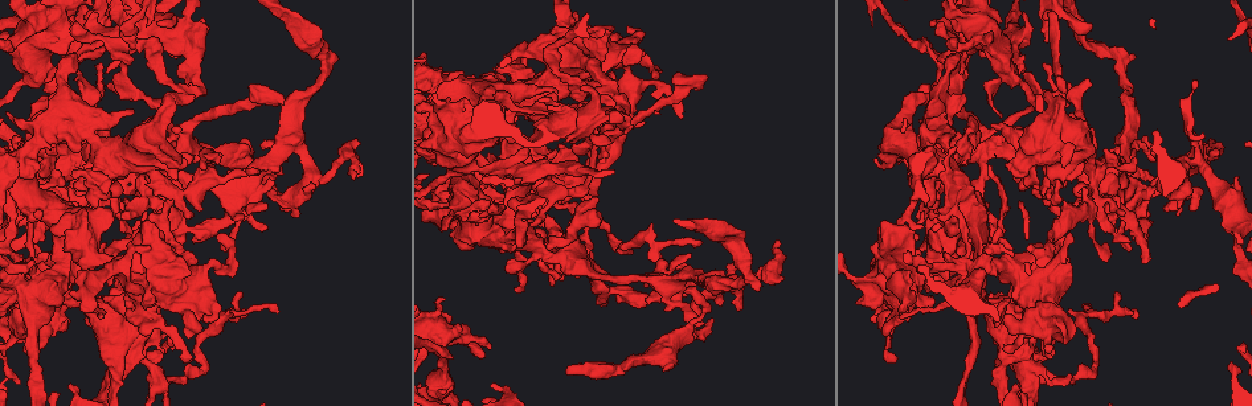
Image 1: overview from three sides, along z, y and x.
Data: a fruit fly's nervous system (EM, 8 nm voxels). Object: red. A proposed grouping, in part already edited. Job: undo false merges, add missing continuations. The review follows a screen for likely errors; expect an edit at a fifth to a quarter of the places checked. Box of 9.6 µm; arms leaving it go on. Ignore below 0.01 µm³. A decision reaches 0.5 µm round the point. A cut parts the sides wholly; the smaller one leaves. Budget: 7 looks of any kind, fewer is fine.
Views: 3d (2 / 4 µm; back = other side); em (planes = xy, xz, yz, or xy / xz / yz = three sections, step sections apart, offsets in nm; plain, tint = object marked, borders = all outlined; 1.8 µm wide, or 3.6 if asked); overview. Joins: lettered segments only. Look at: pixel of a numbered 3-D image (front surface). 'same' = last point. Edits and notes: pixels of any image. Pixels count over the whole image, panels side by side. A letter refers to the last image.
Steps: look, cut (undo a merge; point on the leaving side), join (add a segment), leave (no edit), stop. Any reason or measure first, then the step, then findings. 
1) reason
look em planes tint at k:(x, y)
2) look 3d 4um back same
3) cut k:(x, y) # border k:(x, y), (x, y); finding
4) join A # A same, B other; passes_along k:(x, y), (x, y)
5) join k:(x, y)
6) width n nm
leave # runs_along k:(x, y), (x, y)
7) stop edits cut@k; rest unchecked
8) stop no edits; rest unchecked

sudden change in width
look em xy step 8 borders at 1:(175, 327)

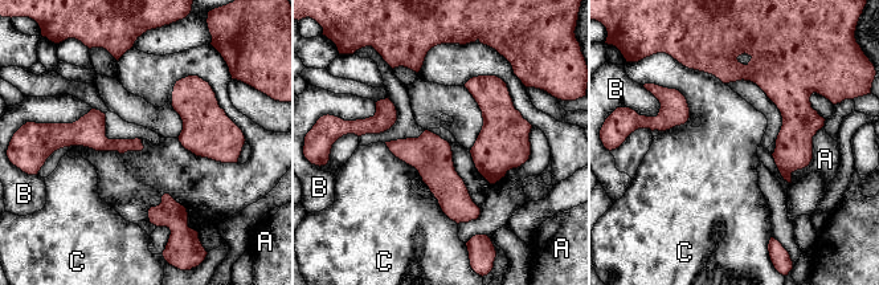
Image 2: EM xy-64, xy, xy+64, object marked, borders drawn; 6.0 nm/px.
leave # A other, B other, C other; border 2:(384, 143), (417, 171), (457, 224); continuous, no second neuron

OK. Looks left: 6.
thin arm on a thick one
look 3d 4um at 1:(59, 290)

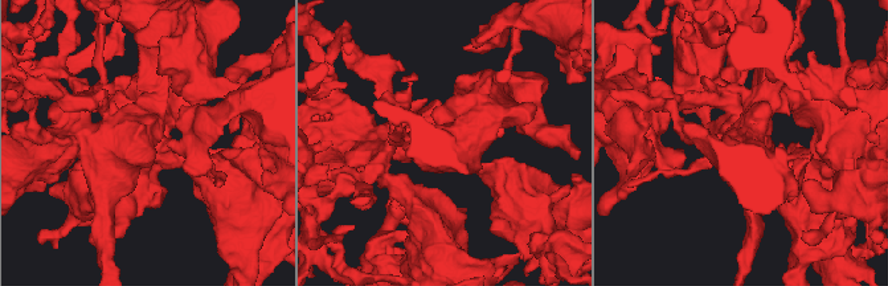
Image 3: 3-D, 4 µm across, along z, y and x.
look em 3.6um planes tint at 3:(149, 139)

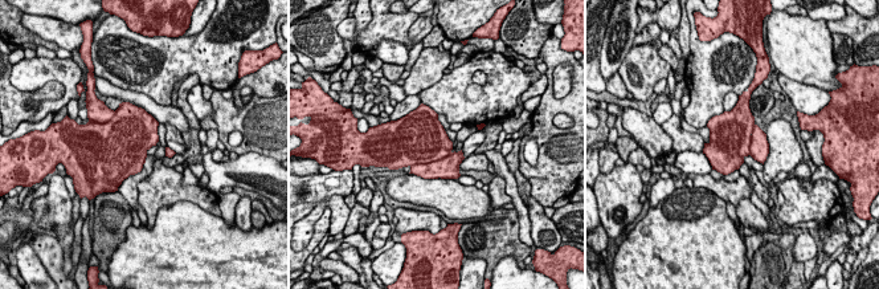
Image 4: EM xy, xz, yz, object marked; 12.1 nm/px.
look em 3.6um planes borders same

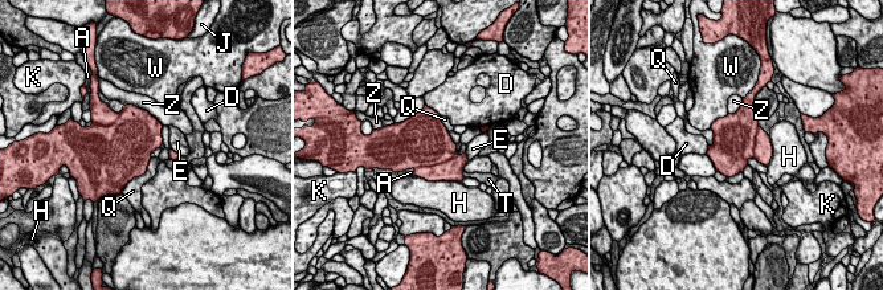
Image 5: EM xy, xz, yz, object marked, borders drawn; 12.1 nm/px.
longest_contact H 600 nm
cut 5:(452, 170) # A other, D other, E other, H other, J other, K other, Q other, T other, W other, Z other; border 5:(457, 155), (415, 168); two neurons meet here

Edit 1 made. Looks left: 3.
thick turns thin
look em yz step 8 tint at 1:(1135, 199)

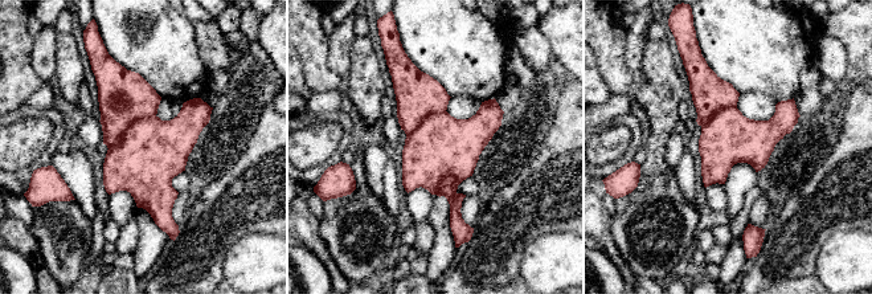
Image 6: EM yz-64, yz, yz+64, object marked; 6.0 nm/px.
cut it another way
look em planes borders same

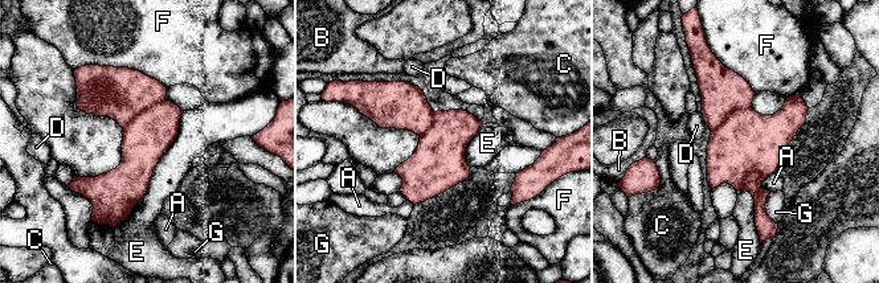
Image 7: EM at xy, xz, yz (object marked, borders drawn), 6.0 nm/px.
width 320 nm
cut 7:(146, 139) # A other, B other, C other, D other, E other, F other, G other; part_leaving 7:(167, 103), (119, 191), (119, 217); two neurons meet here

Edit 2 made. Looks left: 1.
stop edits cut@5, cut@7; rest unchecked

